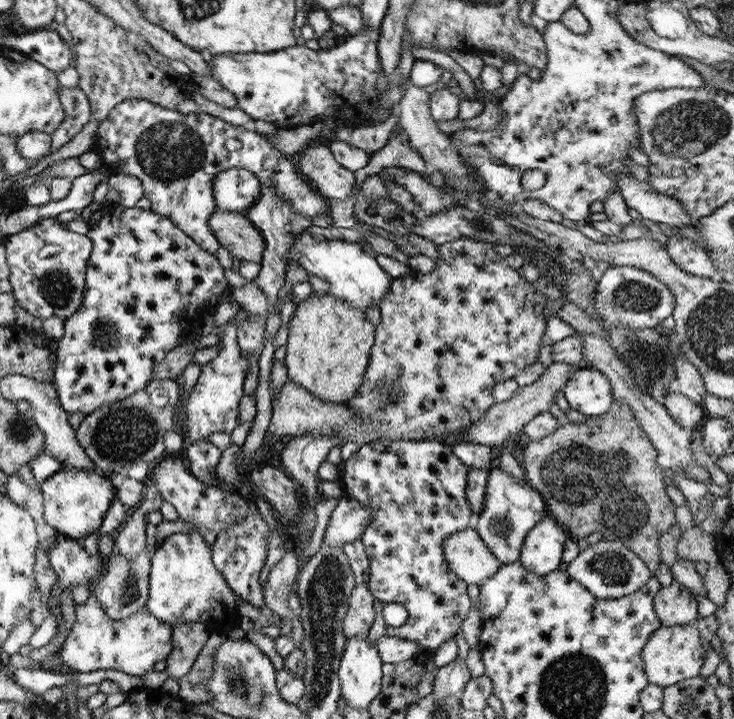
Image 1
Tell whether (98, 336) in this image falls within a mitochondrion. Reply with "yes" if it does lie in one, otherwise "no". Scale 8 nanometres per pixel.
yes

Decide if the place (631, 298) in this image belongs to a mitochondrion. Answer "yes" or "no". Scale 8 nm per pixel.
yes

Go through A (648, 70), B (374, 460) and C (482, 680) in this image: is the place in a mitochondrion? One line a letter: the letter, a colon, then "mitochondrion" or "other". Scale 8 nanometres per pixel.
A: other
B: other
C: other

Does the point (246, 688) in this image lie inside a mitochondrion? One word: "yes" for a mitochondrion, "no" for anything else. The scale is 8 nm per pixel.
yes

